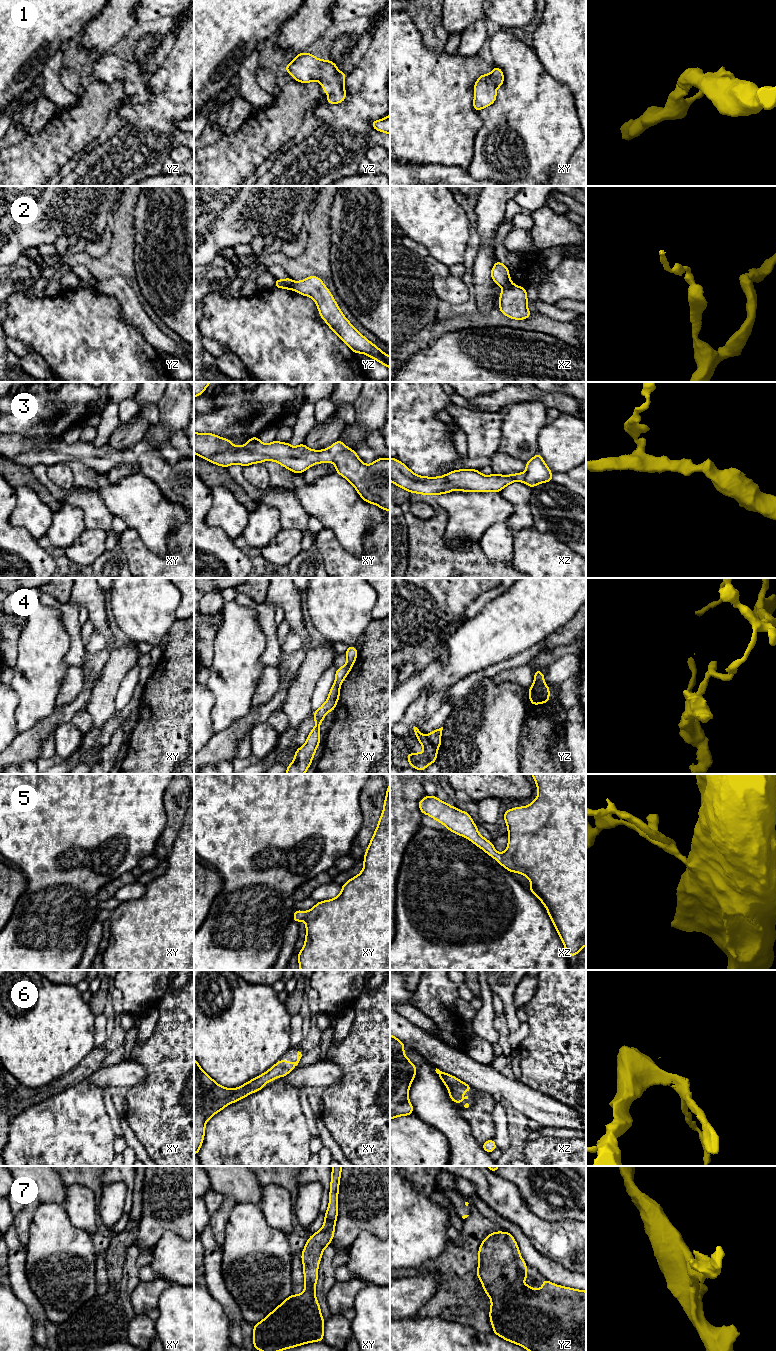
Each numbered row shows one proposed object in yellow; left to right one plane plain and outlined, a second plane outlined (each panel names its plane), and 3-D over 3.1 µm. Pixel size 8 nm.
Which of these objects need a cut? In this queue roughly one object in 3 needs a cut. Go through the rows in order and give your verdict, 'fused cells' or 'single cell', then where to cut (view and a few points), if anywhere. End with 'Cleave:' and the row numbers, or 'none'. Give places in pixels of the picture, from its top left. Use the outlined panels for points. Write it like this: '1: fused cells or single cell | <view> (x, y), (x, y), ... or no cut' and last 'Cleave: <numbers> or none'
1: single cell | no cut
2: fused cells | xz (512, 284), (503, 288)
3: single cell | no cut
4: fused cells | yz (534, 682), (544, 684)
5: single cell | no cut
6: single cell | no cut
7: single cell | no cut
Cleave: 2, 4

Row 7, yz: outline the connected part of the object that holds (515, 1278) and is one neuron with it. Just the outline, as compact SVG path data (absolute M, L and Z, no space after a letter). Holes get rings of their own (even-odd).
M498 1231L490 1233L487 1238L481 1242L478 1252L478 1261L477 1277L481 1280L484 1291L490 1297L492 1303L489 1313L490 1323L494 1326L492 1332L509 1342L524 1347L528 1351L586 1351L586 1291L562 1287L549 1282L545 1278L543 1279L542 1288L532 1289L528 1283L523 1287L521 1282L527 1280L527 1264L520 1256L518 1245L510 1232Z

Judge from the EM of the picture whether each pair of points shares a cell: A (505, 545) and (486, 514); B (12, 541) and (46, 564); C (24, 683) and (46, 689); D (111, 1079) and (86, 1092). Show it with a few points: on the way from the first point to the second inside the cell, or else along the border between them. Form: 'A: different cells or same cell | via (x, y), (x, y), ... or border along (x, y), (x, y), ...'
A: different cells | border along (505, 521), (499, 521), (491, 525), (478, 541)
B: same cell | via (20, 549), (35, 564), (38, 564)
C: same cell | via (29, 683), (36, 683), (41, 688)
D: different cells | border along (84, 1079), (101, 1089)

